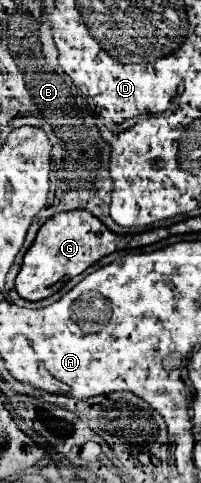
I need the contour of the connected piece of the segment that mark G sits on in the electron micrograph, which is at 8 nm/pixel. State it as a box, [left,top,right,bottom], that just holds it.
[16,209,168,301]

